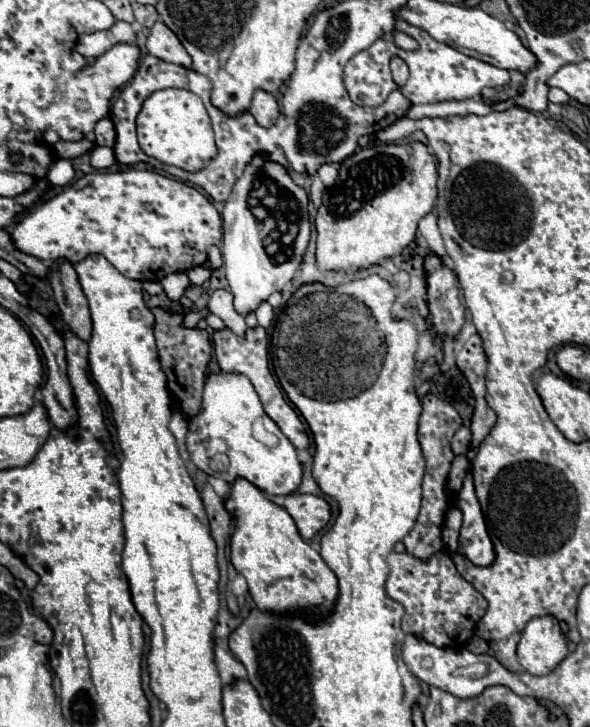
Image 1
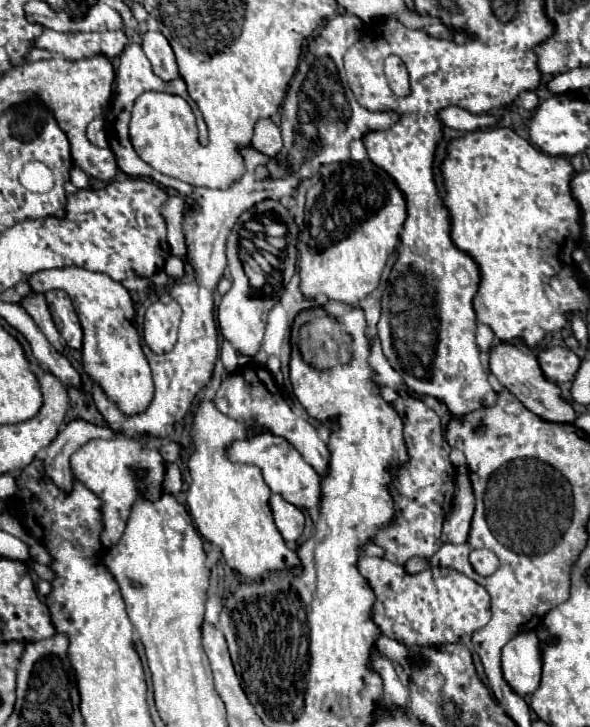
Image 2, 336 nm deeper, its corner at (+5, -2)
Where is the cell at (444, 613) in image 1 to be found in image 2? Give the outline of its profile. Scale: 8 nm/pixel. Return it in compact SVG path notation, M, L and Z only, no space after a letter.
M371 541L363 545L357 561L359 573L375 593L371 619L383 635L405 645L429 647L469 637L489 621L489 593L473 579L447 567L431 567L409 575L383 555L383 549Z

